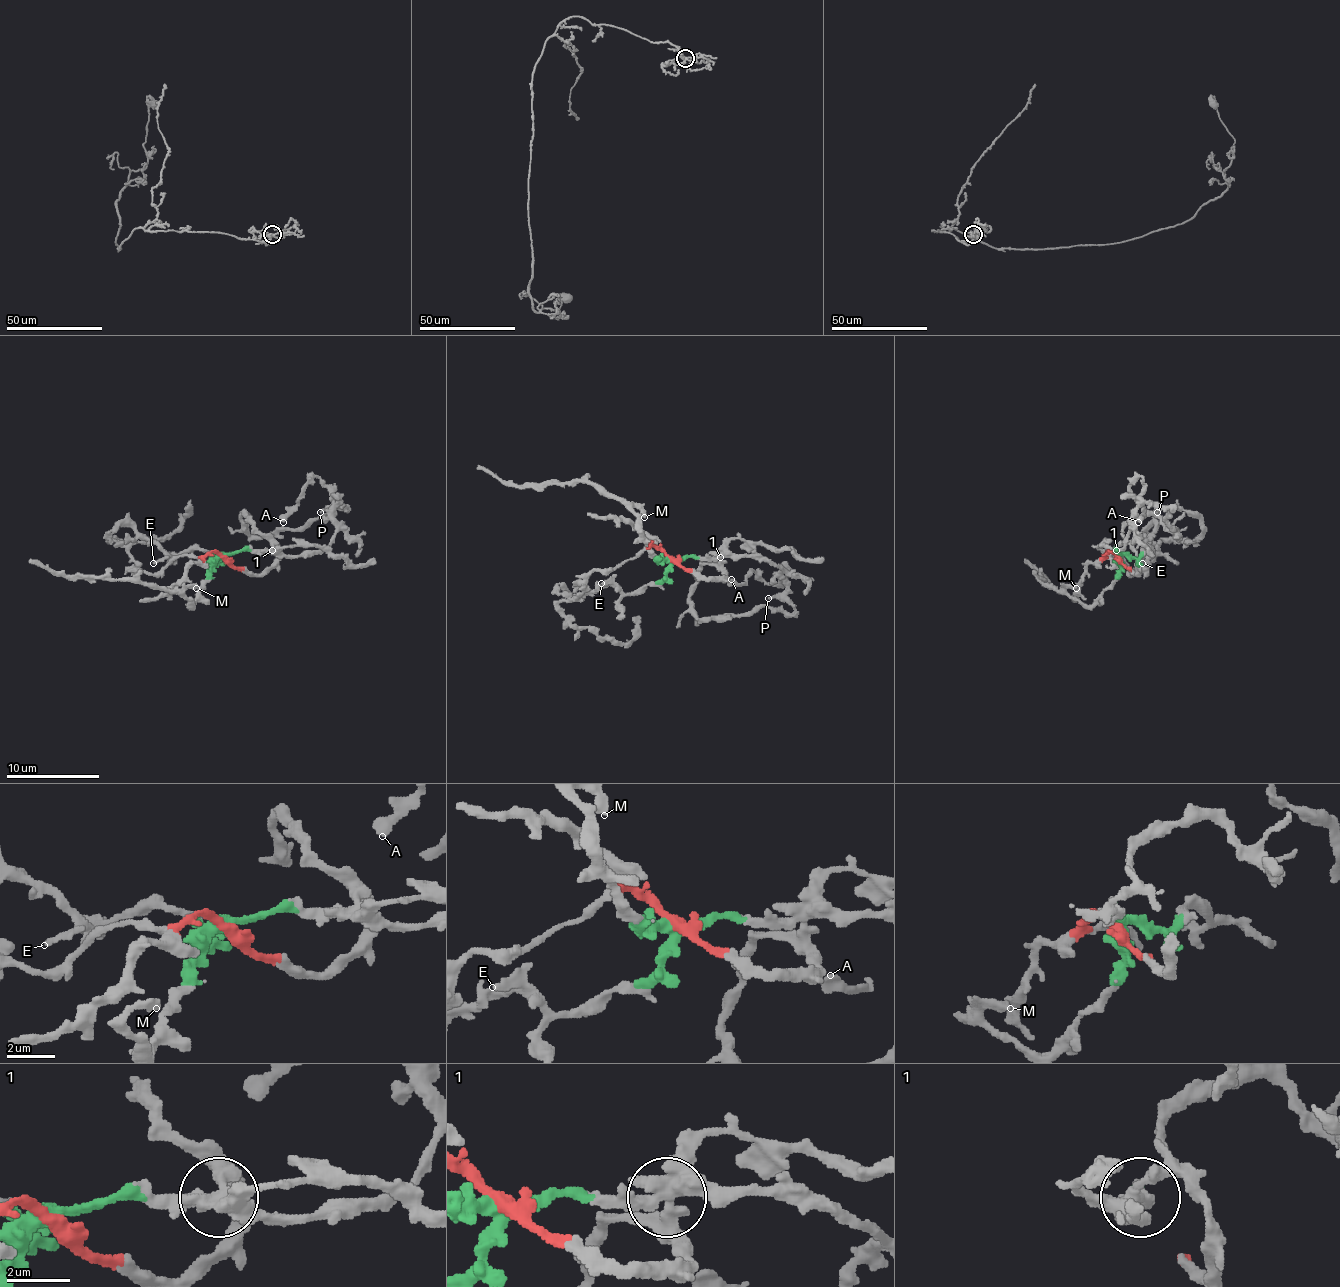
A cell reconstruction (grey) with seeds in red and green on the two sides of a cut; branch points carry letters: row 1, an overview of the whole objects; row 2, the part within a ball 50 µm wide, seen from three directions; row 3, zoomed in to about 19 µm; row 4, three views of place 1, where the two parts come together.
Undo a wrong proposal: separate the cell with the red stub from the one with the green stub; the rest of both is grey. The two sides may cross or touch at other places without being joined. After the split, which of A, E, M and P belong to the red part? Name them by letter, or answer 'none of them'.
P

